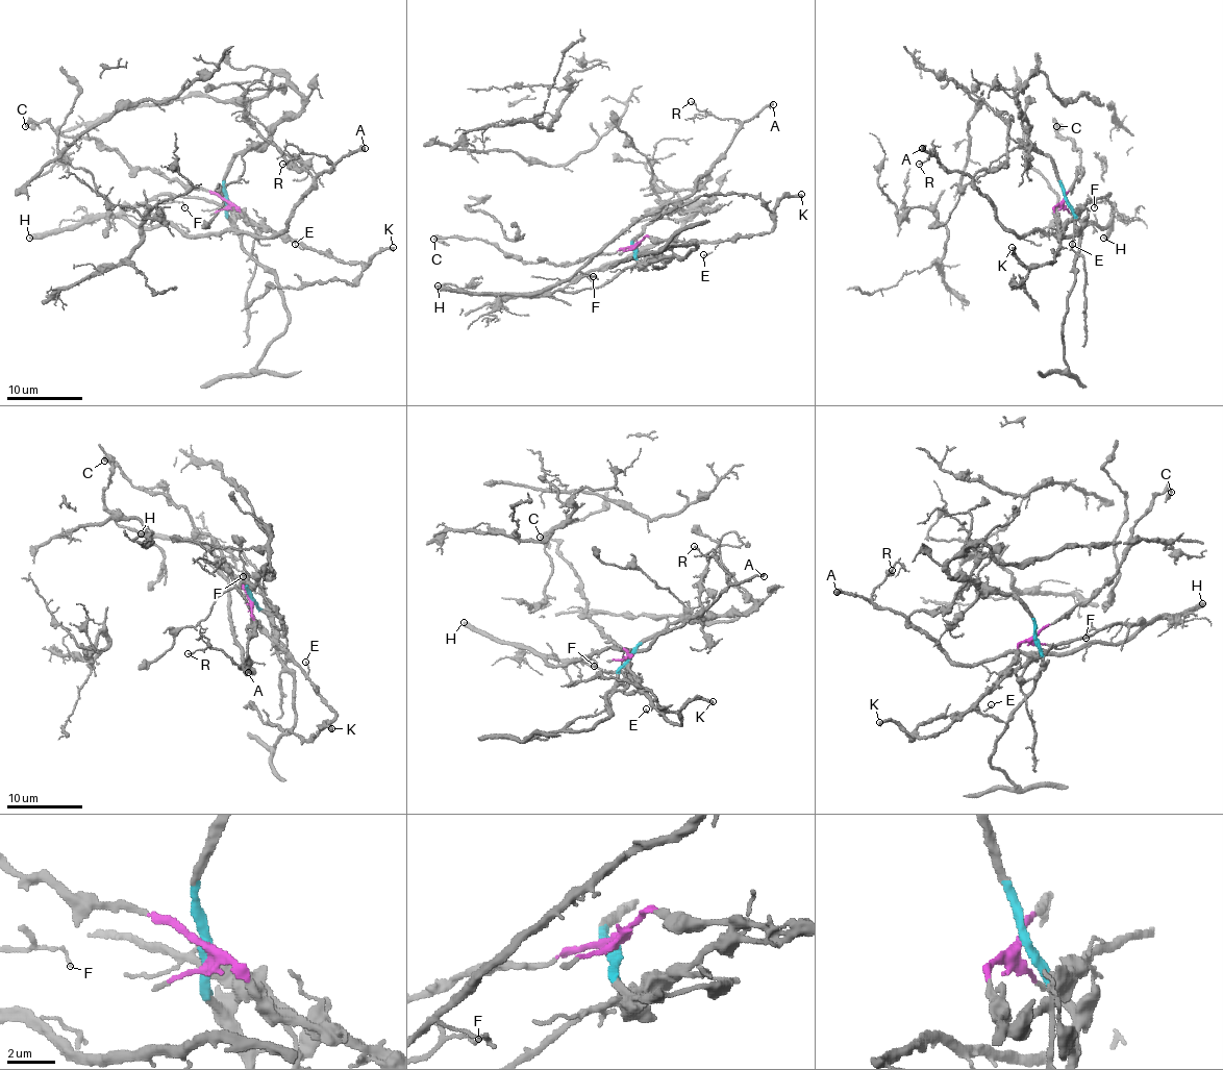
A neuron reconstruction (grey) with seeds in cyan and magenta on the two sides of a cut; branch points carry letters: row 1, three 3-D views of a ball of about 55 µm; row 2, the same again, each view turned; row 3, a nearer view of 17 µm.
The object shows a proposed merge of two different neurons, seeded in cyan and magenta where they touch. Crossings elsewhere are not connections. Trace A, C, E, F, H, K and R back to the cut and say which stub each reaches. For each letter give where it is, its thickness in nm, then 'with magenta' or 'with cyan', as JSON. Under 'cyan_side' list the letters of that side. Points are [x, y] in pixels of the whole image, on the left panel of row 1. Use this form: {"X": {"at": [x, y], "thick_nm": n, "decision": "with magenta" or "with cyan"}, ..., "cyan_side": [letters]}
{"A": {"at": [365, 148], "thick_nm": 400, "decision": "with cyan"}, "C": {"at": [25, 126], "thick_nm": 260, "decision": "with magenta"}, "E": {"at": [295, 244], "thick_nm": 110, "decision": "with magenta"}, "F": {"at": [184, 207], "thick_nm": 110, "decision": "with cyan"}, "H": {"at": [29, 238], "thick_nm": 500, "decision": "with cyan"}, "K": {"at": [393, 247], "thick_nm": 320, "decision": "with magenta"}, "R": {"at": [282, 164], "thick_nm": 140, "decision": "with cyan"}, "cyan_side": ["A", "F", "H", "R"]}

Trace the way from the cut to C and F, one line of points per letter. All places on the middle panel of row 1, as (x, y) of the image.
C: (634, 247), (556, 264), (507, 258), (479, 239), (433, 239)
F: (634, 247), (634, 256), (642, 264), (616, 273), (598, 287), (574, 292), (565, 291), (585, 275), (593, 277)

